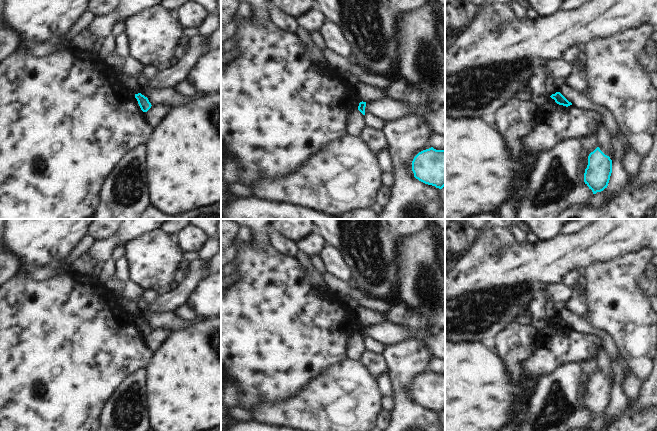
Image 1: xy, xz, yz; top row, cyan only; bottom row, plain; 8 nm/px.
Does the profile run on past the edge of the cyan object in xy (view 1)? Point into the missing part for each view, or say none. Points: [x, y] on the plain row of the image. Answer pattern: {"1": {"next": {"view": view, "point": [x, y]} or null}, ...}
{"1": {"next": null}}

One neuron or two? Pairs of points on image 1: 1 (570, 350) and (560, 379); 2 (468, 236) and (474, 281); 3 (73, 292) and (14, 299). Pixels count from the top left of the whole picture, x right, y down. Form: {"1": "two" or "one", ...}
{"1": "two", "2": "two", "3": "one"}

